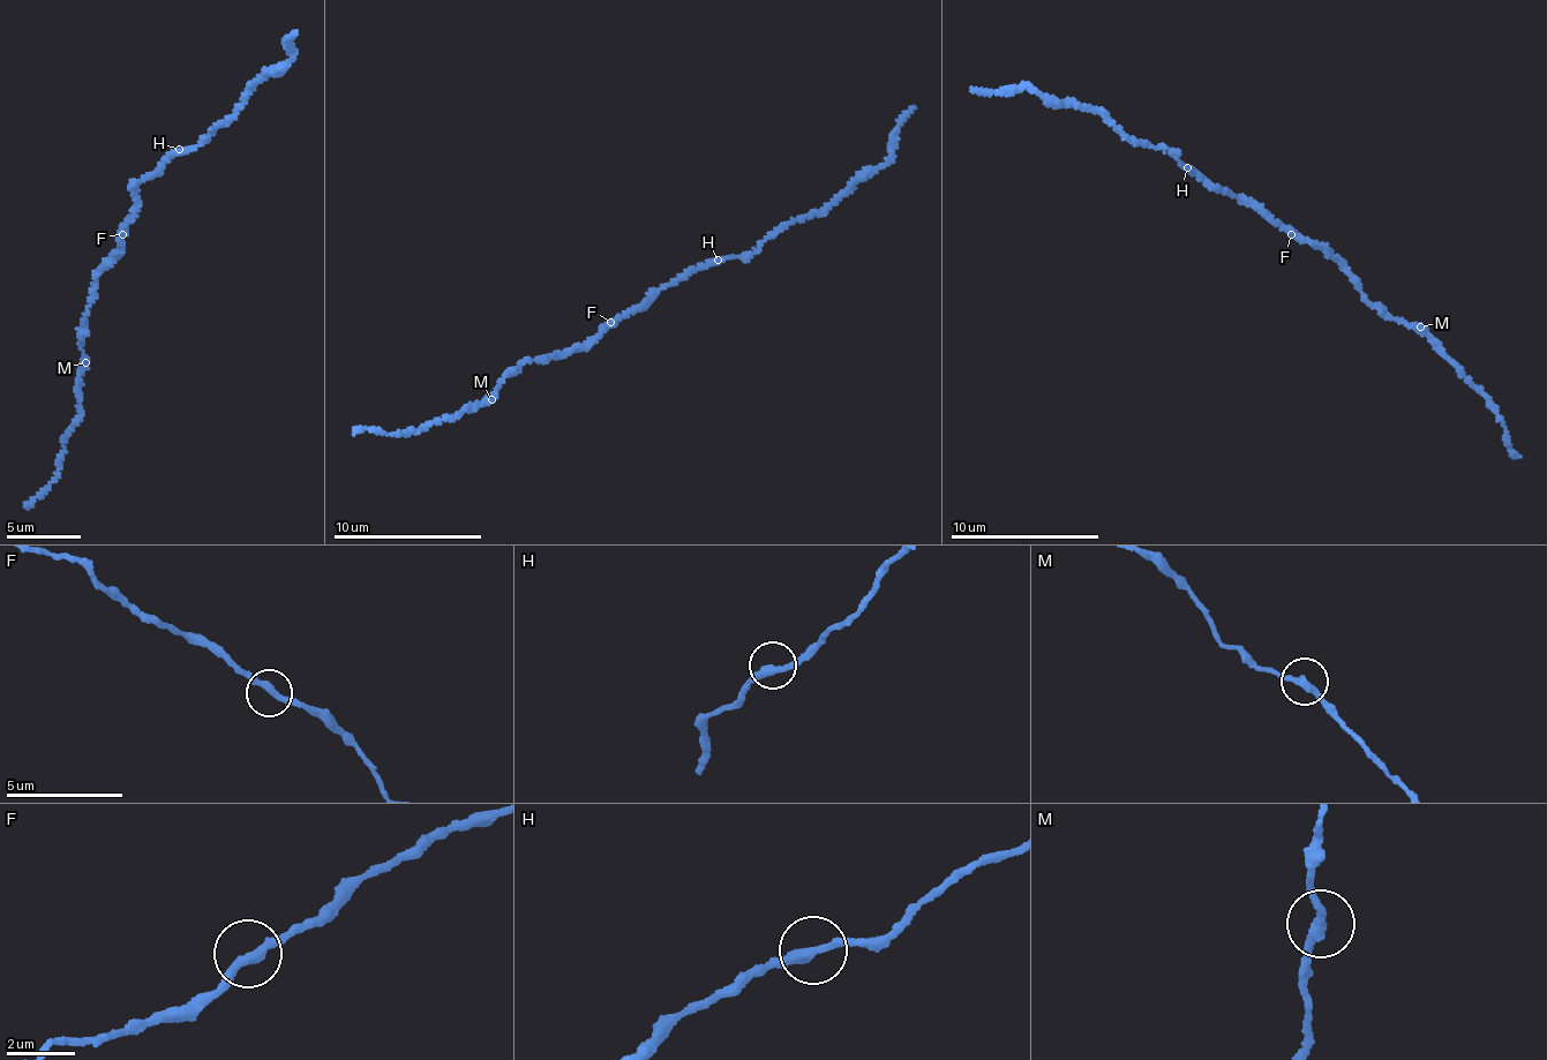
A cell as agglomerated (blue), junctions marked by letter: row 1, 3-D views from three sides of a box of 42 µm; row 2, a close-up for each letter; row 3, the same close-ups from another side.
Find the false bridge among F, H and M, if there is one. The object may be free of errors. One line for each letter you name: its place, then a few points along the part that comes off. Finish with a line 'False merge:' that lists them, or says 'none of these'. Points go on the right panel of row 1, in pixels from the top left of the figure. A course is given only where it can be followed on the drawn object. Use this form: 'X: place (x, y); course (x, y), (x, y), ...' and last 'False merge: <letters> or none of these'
False merge: none of these

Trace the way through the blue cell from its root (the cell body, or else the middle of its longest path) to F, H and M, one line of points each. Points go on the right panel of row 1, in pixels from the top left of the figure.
F: (1264, 212), (1291, 234)
H: (1264, 212), (1240, 197), (1221, 190), (1187, 167)
M: (1264, 212), (1338, 263), (1375, 307), (1394, 318), (1420, 326)

